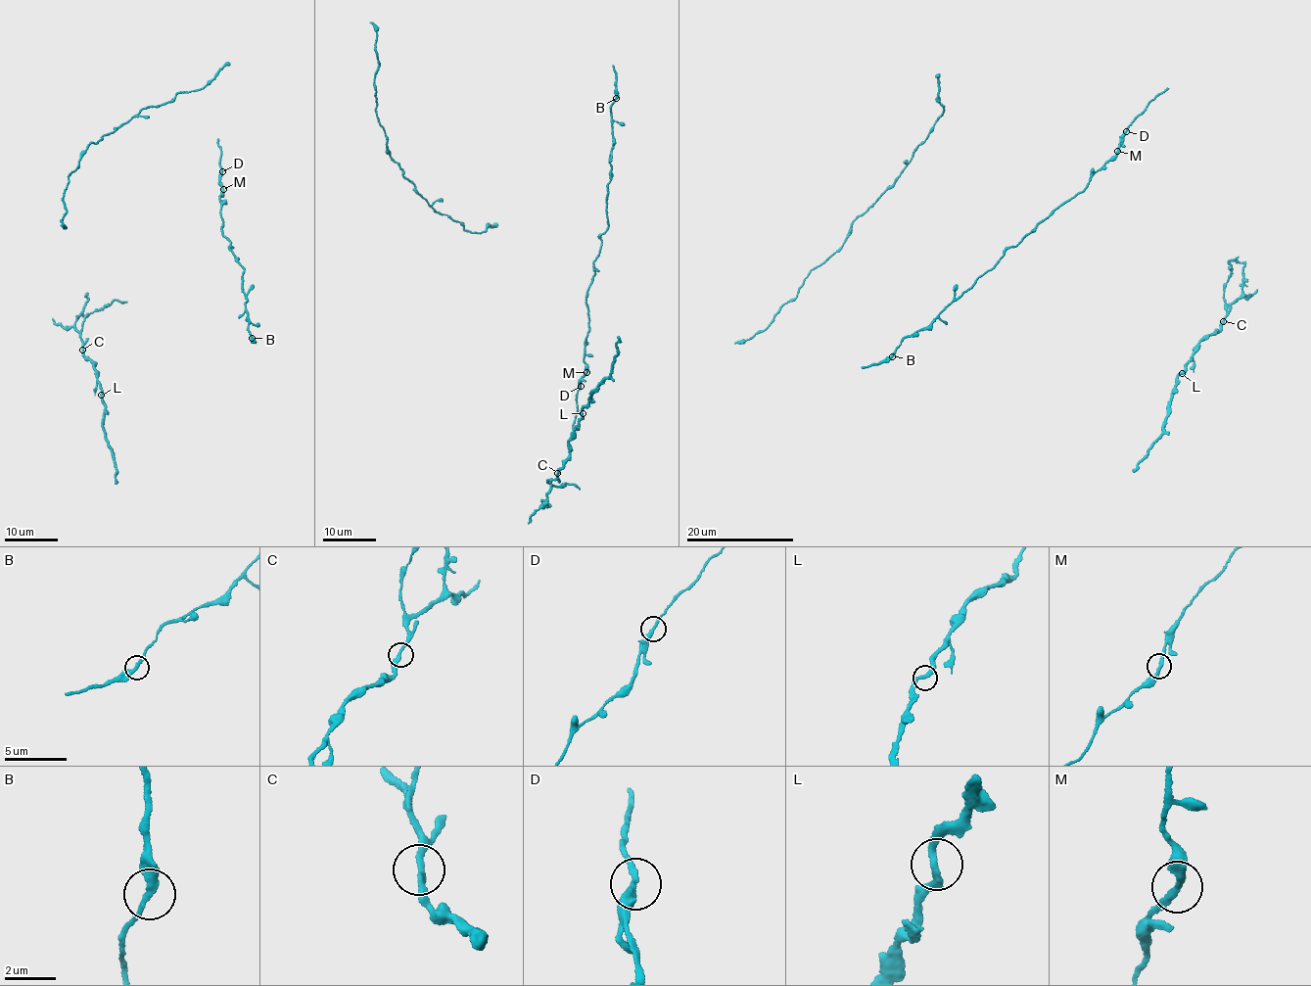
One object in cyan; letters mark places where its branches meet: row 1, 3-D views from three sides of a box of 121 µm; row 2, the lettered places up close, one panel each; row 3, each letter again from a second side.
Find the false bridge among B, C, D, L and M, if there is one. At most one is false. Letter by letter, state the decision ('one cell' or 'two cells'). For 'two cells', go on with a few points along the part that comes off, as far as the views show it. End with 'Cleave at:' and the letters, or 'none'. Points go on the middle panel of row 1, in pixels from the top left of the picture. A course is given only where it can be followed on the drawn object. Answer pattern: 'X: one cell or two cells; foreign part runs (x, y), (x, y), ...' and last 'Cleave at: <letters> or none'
B: one cell
C: one cell
D: one cell
L: one cell
M: one cell
Cleave at: none

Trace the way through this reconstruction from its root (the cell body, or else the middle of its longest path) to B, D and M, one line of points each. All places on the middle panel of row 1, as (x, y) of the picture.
B: (587, 317), (587, 293), (595, 270), (600, 236), (609, 226), (606, 201), (614, 143), (610, 111), (616, 98)
D: (587, 317), (588, 329), (583, 356), (586, 370), (579, 380), (581, 386)
M: (587, 317), (588, 329), (583, 356), (586, 372)

